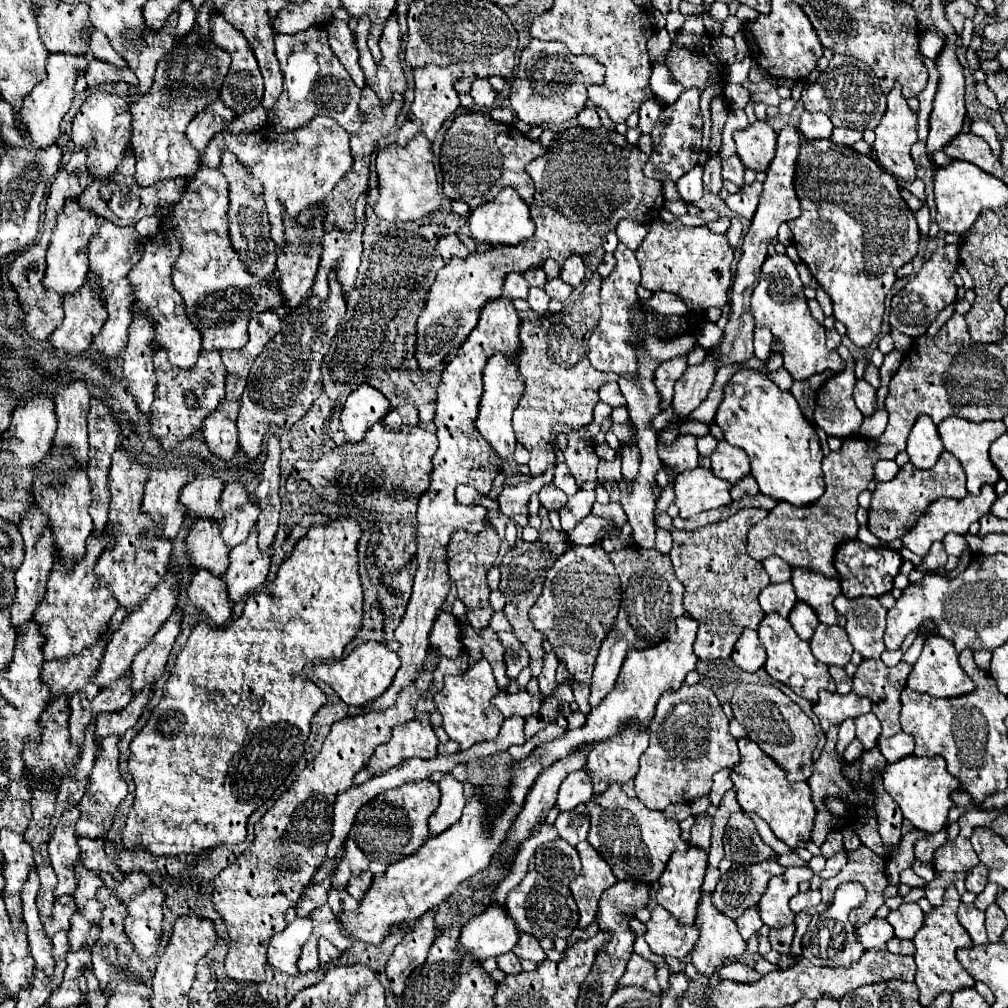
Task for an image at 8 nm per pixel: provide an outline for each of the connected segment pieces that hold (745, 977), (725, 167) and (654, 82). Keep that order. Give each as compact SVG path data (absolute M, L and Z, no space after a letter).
M732 961L732 963L722 965L718 969L718 975L720 975L720 979L732 979L738 983L752 983L752 981L758 981L762 977L752 967L748 967L746 963L740 963L740 961Z
M736 153L722 161L722 179L728 179L738 187L744 185L744 165L740 163L740 157Z
M656 63L652 69L652 77L650 77L650 85L654 95L658 95L660 99L664 99L668 105L674 103L678 99L678 95L682 93L682 87L678 83L670 81L670 71L666 65Z

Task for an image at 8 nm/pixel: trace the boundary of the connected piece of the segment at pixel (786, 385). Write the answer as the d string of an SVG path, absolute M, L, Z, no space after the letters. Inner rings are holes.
M762 367L760 369L760 373L764 373L766 377L770 377L782 391L790 391L790 387L792 387L792 383L794 383L794 379L792 379L792 375L788 373L788 371L784 371L784 367L782 369L778 369L776 373L770 373L766 367Z

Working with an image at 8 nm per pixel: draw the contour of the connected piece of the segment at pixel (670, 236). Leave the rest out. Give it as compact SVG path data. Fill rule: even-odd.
M656 221L652 223L646 239L636 251L642 269L642 287L650 291L670 291L688 303L688 329L696 333L700 329L700 319L708 307L722 307L728 303L726 291L732 281L732 249L726 235L712 233L708 227L688 227L680 221Z

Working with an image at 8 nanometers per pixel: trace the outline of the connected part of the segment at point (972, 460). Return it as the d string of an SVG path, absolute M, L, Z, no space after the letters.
M950 415L948 419L944 419L944 421L938 425L938 431L940 431L940 437L942 437L942 441L944 441L946 451L954 453L954 455L962 461L962 467L964 467L966 477L968 477L968 493L976 495L982 485L986 485L986 483L988 483L988 485L996 485L996 483L998 483L1000 473L994 469L994 463L990 461L988 449L990 449L992 441L996 441L1002 433L1006 433L1006 427L1004 427L1002 421L972 423L972 421L966 421L966 419L960 419L960 417Z

